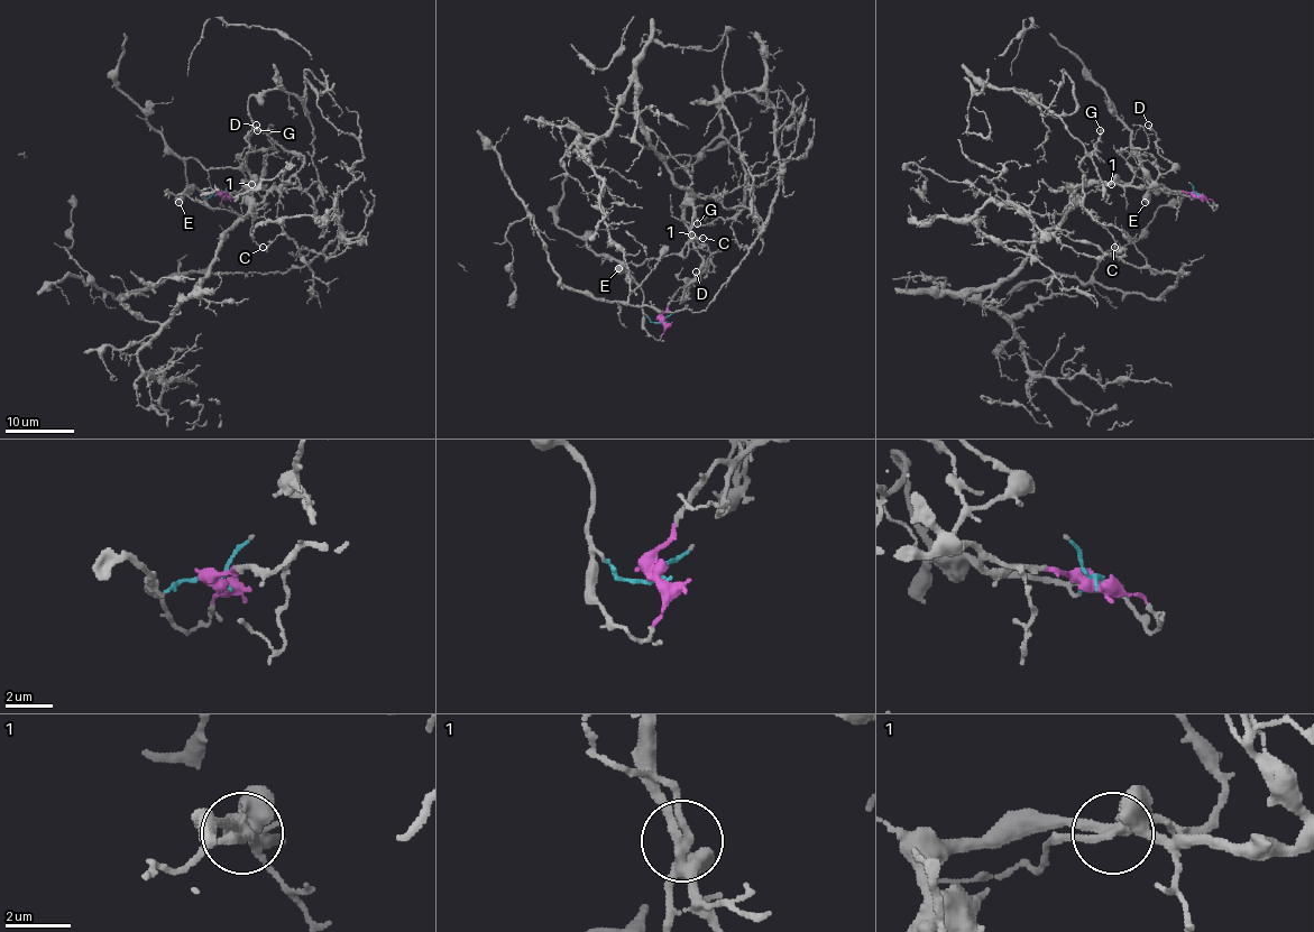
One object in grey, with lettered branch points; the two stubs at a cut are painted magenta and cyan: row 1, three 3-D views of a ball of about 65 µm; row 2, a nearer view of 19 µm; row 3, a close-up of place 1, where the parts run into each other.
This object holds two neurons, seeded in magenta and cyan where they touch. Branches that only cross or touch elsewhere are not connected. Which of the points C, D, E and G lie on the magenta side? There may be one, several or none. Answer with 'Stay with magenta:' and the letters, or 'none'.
Stay with magenta: C, D, G

